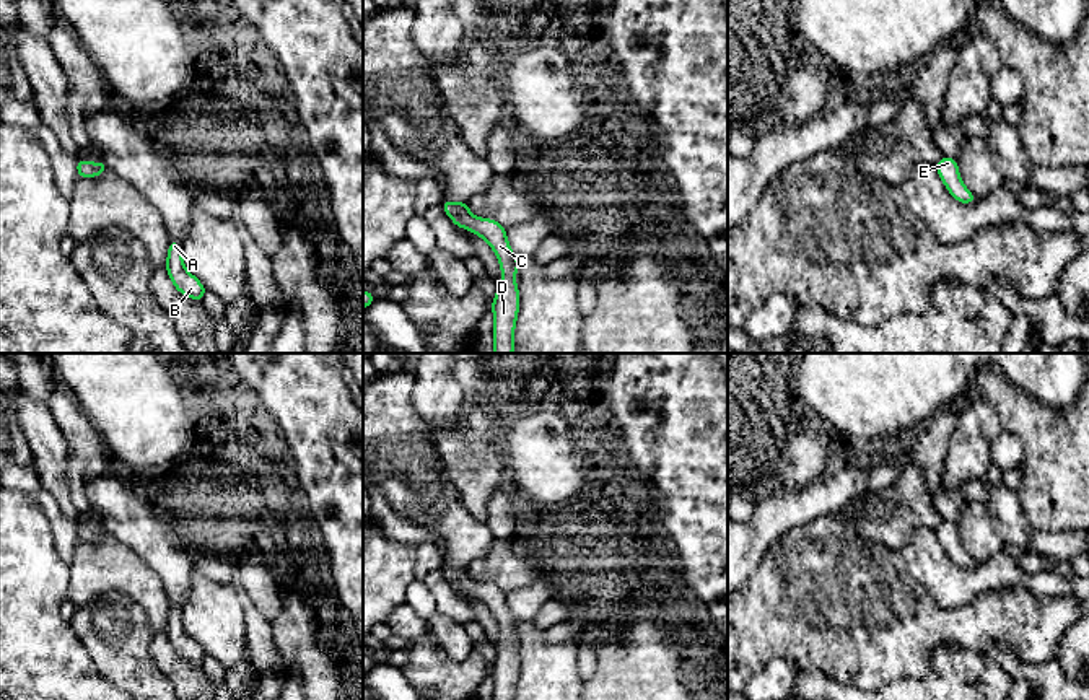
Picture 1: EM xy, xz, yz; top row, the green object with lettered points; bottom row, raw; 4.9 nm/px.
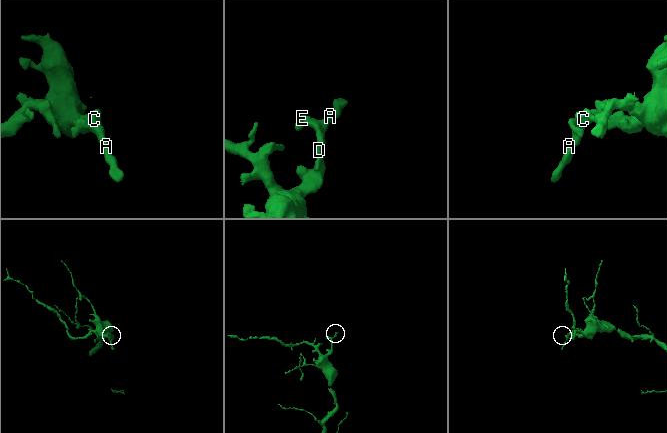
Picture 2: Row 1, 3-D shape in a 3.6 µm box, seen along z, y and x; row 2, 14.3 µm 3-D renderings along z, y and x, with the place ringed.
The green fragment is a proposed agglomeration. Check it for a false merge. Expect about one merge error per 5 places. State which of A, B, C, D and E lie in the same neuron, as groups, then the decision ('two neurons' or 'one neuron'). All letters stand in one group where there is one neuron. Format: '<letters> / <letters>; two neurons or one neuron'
A B C D E; one neuron

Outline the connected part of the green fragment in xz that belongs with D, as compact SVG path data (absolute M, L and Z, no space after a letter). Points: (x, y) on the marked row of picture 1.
M443 200L441 205L457 228L466 228L485 239L500 260L503 278L492 301L492 313L495 317L493 353L513 353L514 326L519 311L519 288L514 282L514 275L521 262L510 247L506 228L492 218L474 217L469 212L467 202Z

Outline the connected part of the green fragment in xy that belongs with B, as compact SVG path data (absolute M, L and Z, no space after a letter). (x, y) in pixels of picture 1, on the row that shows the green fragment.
M169 239L164 269L168 270L168 275L177 291L192 298L194 301L202 303L207 288L186 269L184 259L181 256L181 244L174 239Z

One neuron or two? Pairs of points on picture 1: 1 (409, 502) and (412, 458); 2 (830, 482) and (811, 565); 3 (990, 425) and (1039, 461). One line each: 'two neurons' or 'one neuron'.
1: one neuron
2: two neurons
3: two neurons

